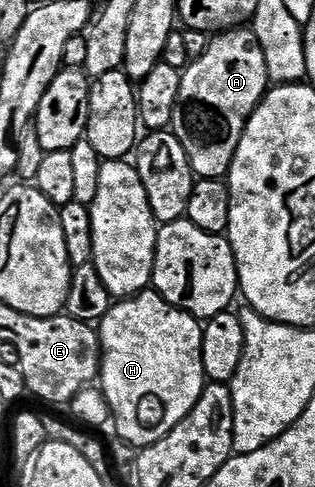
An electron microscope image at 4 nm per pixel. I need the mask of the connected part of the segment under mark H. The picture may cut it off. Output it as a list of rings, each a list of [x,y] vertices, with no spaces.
[[[147,290],[139,292],[136,296],[127,296],[119,299],[117,302],[111,303],[108,314],[104,314],[104,318],[96,328],[98,338],[102,342],[102,366],[100,369],[100,390],[104,394],[104,398],[110,407],[110,418],[112,428],[118,431],[118,436],[126,444],[131,444],[134,450],[147,448],[150,444],[160,442],[160,438],[167,436],[178,423],[185,418],[192,410],[192,406],[196,406],[196,402],[200,398],[200,394],[206,389],[207,378],[204,374],[204,362],[202,361],[202,324],[196,317],[188,315],[184,310],[174,308],[168,301],[161,296],[160,293]]]

